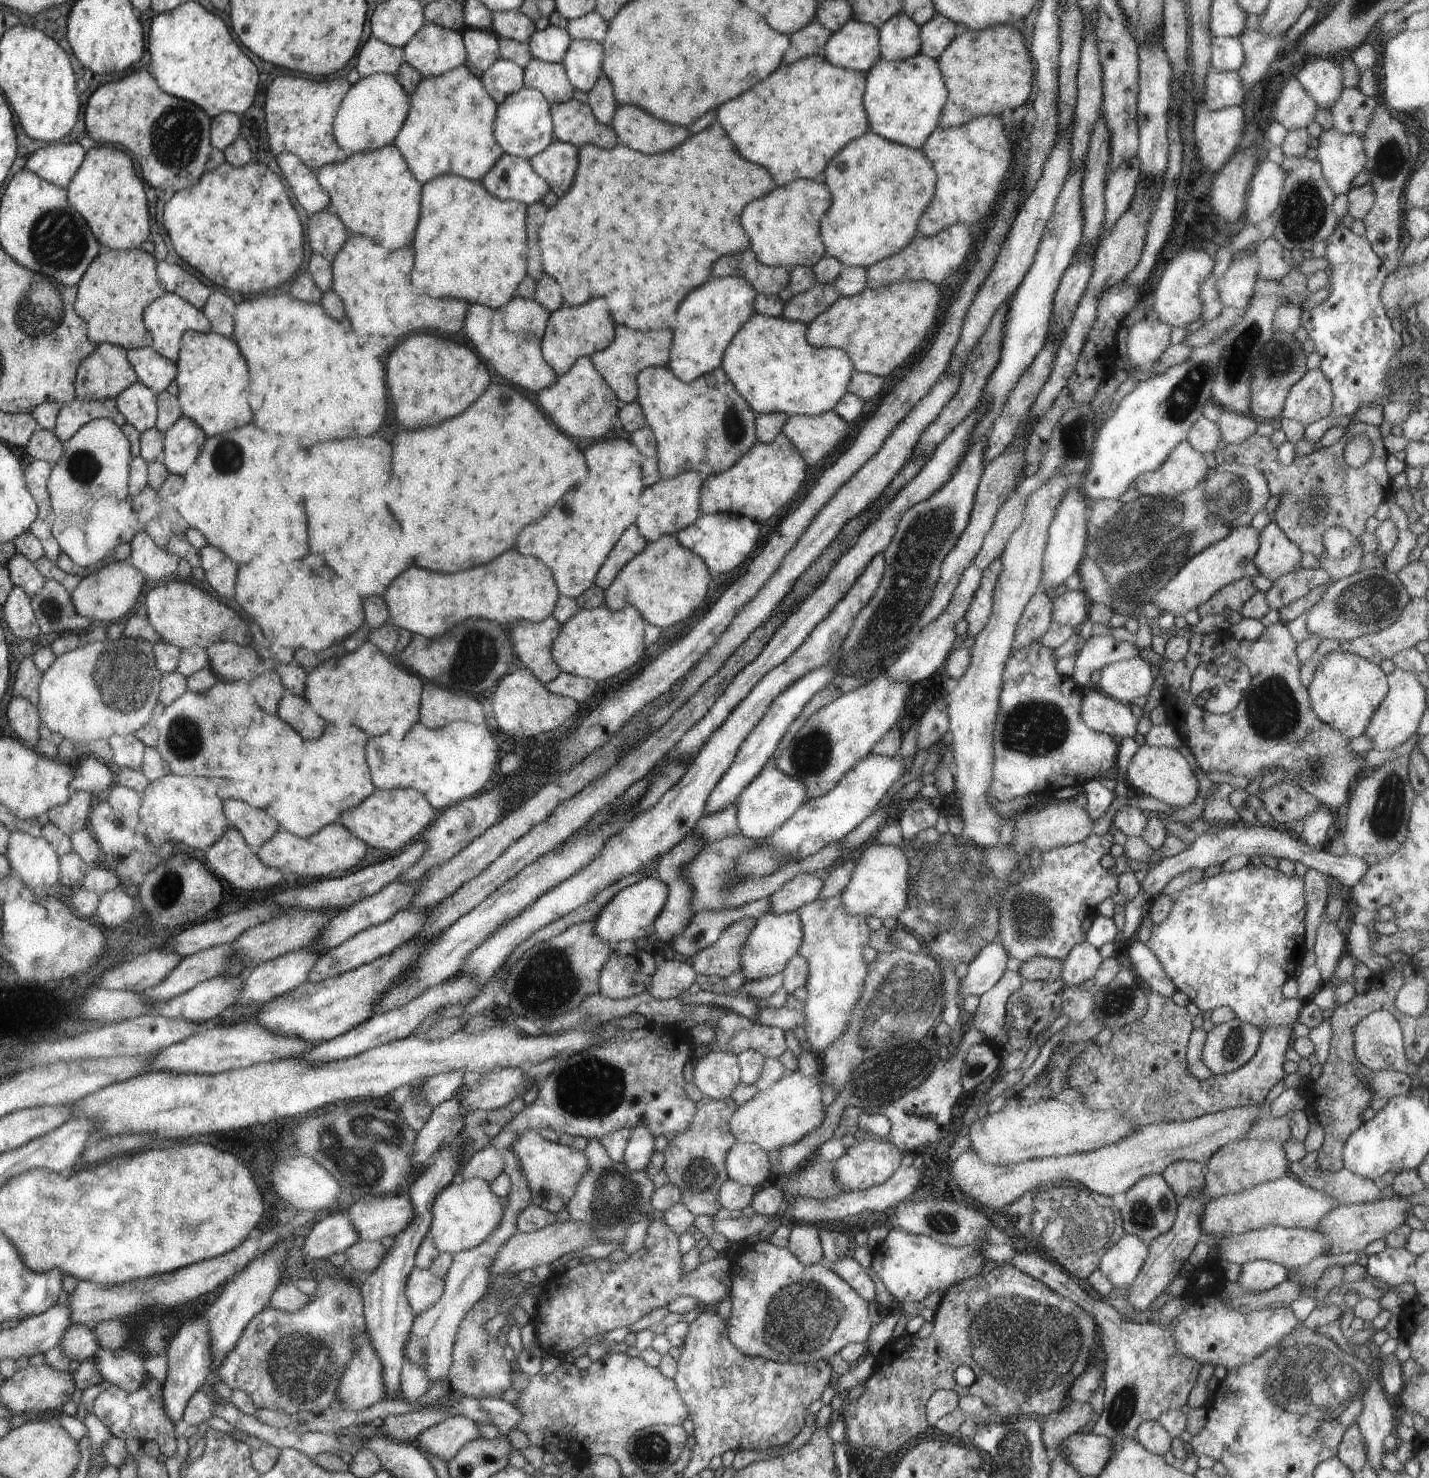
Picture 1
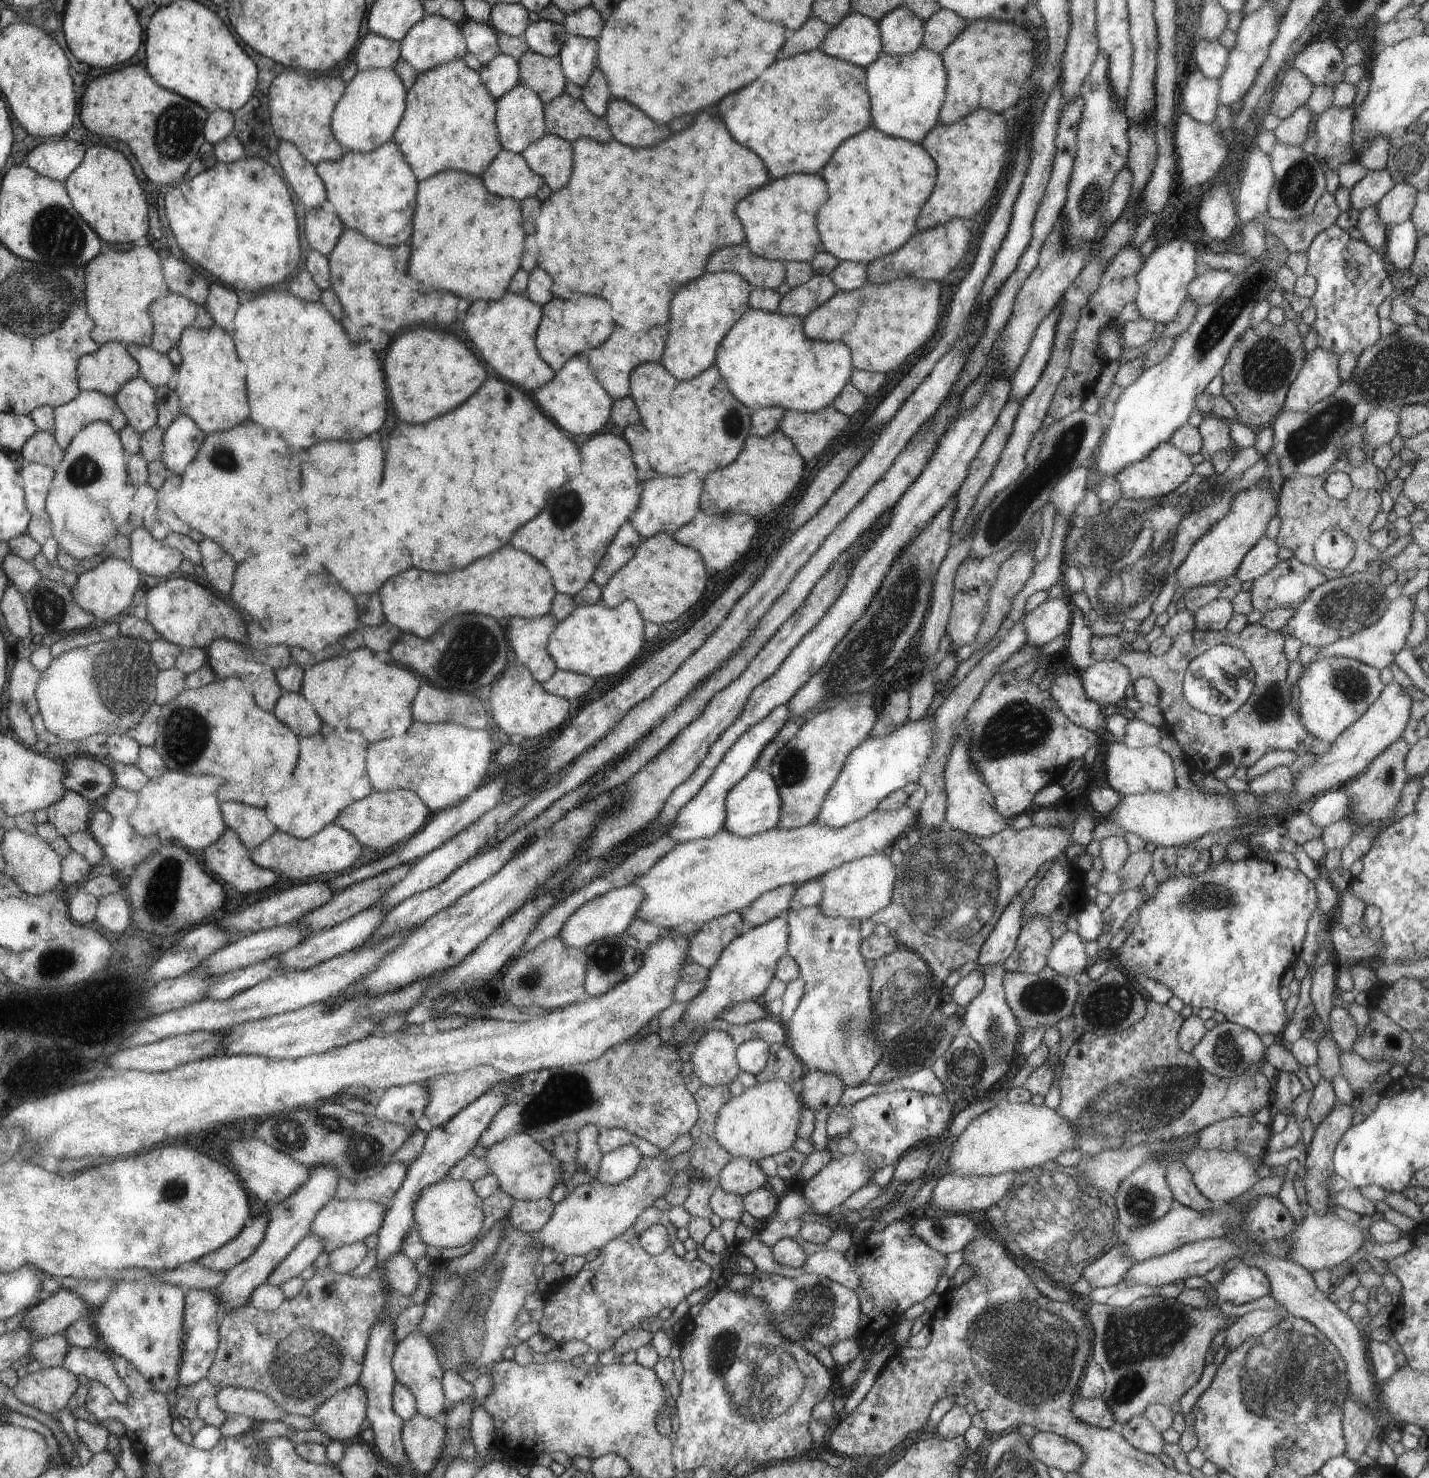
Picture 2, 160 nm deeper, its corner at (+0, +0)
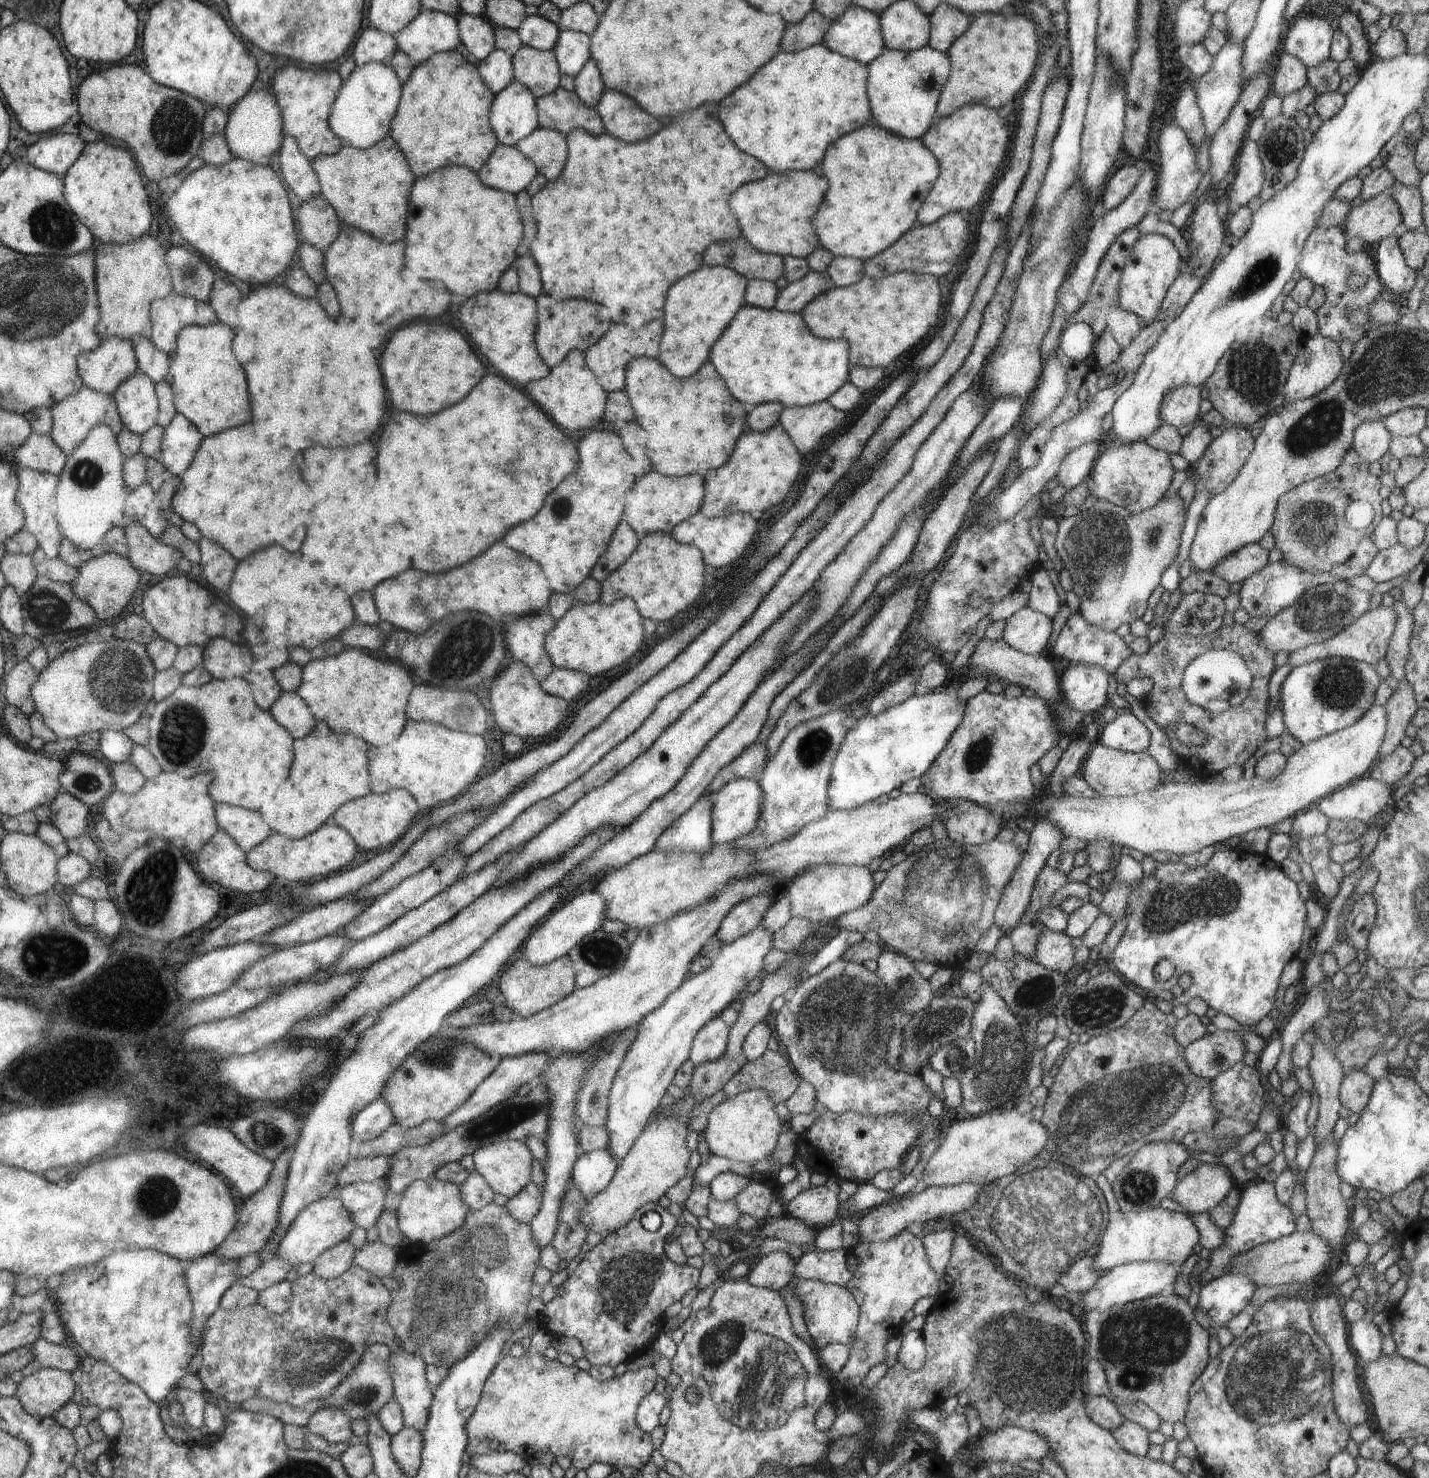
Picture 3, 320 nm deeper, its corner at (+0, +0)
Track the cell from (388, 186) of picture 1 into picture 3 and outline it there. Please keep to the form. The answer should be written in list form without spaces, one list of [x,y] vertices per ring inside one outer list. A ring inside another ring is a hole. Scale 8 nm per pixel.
[[[391,136],[367,149],[344,144],[336,154],[318,155],[314,160],[321,195],[332,202],[337,213],[340,212],[342,224],[364,228],[364,232],[372,232],[372,236],[388,242],[404,238],[408,194],[414,186],[414,176]]]

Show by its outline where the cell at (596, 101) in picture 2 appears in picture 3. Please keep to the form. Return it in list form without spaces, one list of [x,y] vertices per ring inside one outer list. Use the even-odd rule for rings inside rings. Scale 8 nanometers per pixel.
[[[591,58],[587,60],[586,66],[574,78],[574,92],[580,97],[585,105],[594,108],[607,90],[603,83],[603,75],[599,71],[599,65]]]

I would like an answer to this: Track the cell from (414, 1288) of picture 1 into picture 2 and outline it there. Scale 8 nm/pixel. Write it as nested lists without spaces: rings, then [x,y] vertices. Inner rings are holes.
[[[402,1252],[392,1255],[385,1262],[385,1277],[389,1286],[403,1295],[412,1294],[417,1289],[420,1275],[413,1260]]]

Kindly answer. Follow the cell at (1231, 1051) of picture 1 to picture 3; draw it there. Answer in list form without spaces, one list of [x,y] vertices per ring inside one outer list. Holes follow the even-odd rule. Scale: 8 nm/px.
[[[1216,1029],[1215,1032],[1206,1033],[1198,1040],[1191,1042],[1184,1049],[1184,1058],[1191,1072],[1196,1076],[1212,1080],[1216,1075],[1228,1070],[1234,1064],[1242,1062],[1244,1058],[1244,1044],[1237,1032]]]

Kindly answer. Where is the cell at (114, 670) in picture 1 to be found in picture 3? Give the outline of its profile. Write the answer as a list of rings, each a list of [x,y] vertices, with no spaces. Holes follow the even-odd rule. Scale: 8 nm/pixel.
[[[111,636],[100,642],[79,645],[50,661],[32,685],[31,697],[35,710],[40,712],[45,725],[54,731],[58,739],[76,738],[107,730],[123,731],[140,720],[144,712],[148,712],[148,704],[155,700],[155,676],[160,671],[153,666],[144,645]]]

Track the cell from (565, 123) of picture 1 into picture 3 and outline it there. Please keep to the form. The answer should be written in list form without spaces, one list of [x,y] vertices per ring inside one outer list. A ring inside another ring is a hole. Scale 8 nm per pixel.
[[[558,87],[549,95],[537,100],[539,128],[560,131],[567,135],[575,128],[585,130],[594,136],[604,132],[602,117],[592,106],[585,105],[574,91]]]

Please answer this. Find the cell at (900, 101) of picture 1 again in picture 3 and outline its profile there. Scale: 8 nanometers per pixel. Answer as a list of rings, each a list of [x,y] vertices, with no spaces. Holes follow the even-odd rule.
[[[928,45],[910,52],[898,49],[884,51],[878,59],[867,64],[867,95],[874,114],[873,121],[904,138],[921,139],[937,122],[937,102],[950,71],[947,53]]]

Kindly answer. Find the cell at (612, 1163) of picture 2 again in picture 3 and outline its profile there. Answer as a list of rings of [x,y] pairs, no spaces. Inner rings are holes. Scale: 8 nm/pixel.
[[[760,926],[729,945],[722,945],[722,950],[704,972],[692,975],[692,978],[684,982],[678,991],[671,992],[667,996],[667,1000],[662,1006],[642,1019],[640,1024],[634,1026],[638,1031],[635,1040],[628,1048],[623,1062],[620,1063],[608,1093],[609,1107],[607,1108],[607,1117],[604,1124],[609,1134],[608,1142],[602,1150],[589,1153],[583,1152],[576,1159],[571,1172],[573,1184],[588,1201],[592,1200],[594,1196],[608,1186],[618,1168],[619,1162],[631,1150],[635,1140],[639,1138],[647,1124],[652,1121],[654,1112],[663,1104],[663,1097],[667,1096],[668,1086],[675,1080],[676,1071],[690,1058],[695,1035],[702,1030],[706,1023],[720,1015],[734,1000],[744,996],[744,990],[746,990],[748,982],[756,978],[758,972],[764,968],[766,956],[774,948],[774,944],[774,933]]]

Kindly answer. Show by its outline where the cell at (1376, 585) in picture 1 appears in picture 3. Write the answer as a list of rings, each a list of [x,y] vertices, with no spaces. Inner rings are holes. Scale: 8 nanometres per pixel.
[[[1332,580],[1306,590],[1291,605],[1283,608],[1258,633],[1264,648],[1277,652],[1294,652],[1312,643],[1328,640],[1345,629],[1353,620],[1368,612],[1370,594],[1348,586],[1345,580]]]

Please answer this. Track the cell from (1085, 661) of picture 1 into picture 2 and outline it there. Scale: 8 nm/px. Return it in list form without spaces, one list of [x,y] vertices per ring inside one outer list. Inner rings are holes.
[[[1248,623],[1244,630],[1237,633],[1233,633],[1228,629],[1221,631],[1199,631],[1194,629],[1177,634],[1172,640],[1171,647],[1162,656],[1150,654],[1148,651],[1129,651],[1128,653],[1120,653],[1117,656],[1117,660],[1127,668],[1132,681],[1140,677],[1150,677],[1156,682],[1160,689],[1157,706],[1160,708],[1166,724],[1172,728],[1176,745],[1182,748],[1186,756],[1186,762],[1189,764],[1194,775],[1202,776],[1213,773],[1224,761],[1233,762],[1236,768],[1242,767],[1247,769],[1254,765],[1264,754],[1272,752],[1272,750],[1292,750],[1292,752],[1301,756],[1308,756],[1306,752],[1308,752],[1314,737],[1308,732],[1307,728],[1304,728],[1299,713],[1295,714],[1294,710],[1290,707],[1292,692],[1286,682],[1286,671],[1289,669],[1290,662],[1286,661],[1286,656],[1283,652],[1286,637],[1280,631],[1268,630],[1260,623]],[[1216,645],[1228,645],[1242,649],[1255,672],[1255,685],[1252,694],[1232,716],[1225,719],[1197,711],[1188,704],[1183,695],[1183,680],[1190,661]]]

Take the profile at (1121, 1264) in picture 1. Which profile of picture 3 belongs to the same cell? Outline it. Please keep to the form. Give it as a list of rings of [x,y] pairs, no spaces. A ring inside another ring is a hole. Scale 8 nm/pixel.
[[[1082,1257],[1071,1264],[1058,1277],[1057,1283],[1066,1288],[1068,1292],[1085,1293],[1094,1286],[1094,1283],[1102,1276],[1102,1271],[1096,1271],[1093,1266],[1093,1257]]]

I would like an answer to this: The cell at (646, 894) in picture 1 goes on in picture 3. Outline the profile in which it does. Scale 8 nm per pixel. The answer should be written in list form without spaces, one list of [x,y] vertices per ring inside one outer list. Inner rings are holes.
[[[596,891],[578,893],[574,898],[568,899],[562,908],[558,907],[552,911],[540,924],[540,928],[529,934],[528,941],[518,950],[515,959],[522,958],[533,965],[540,966],[566,956],[571,948],[603,926],[607,920],[608,907],[610,907],[610,901]]]

